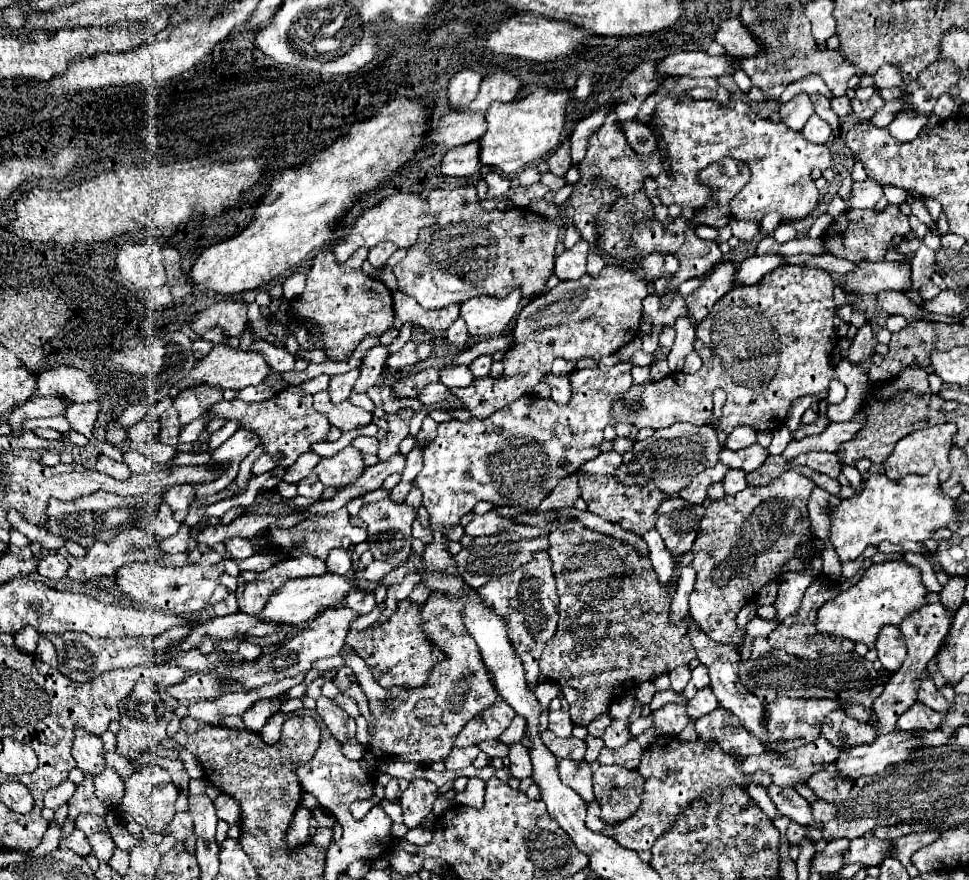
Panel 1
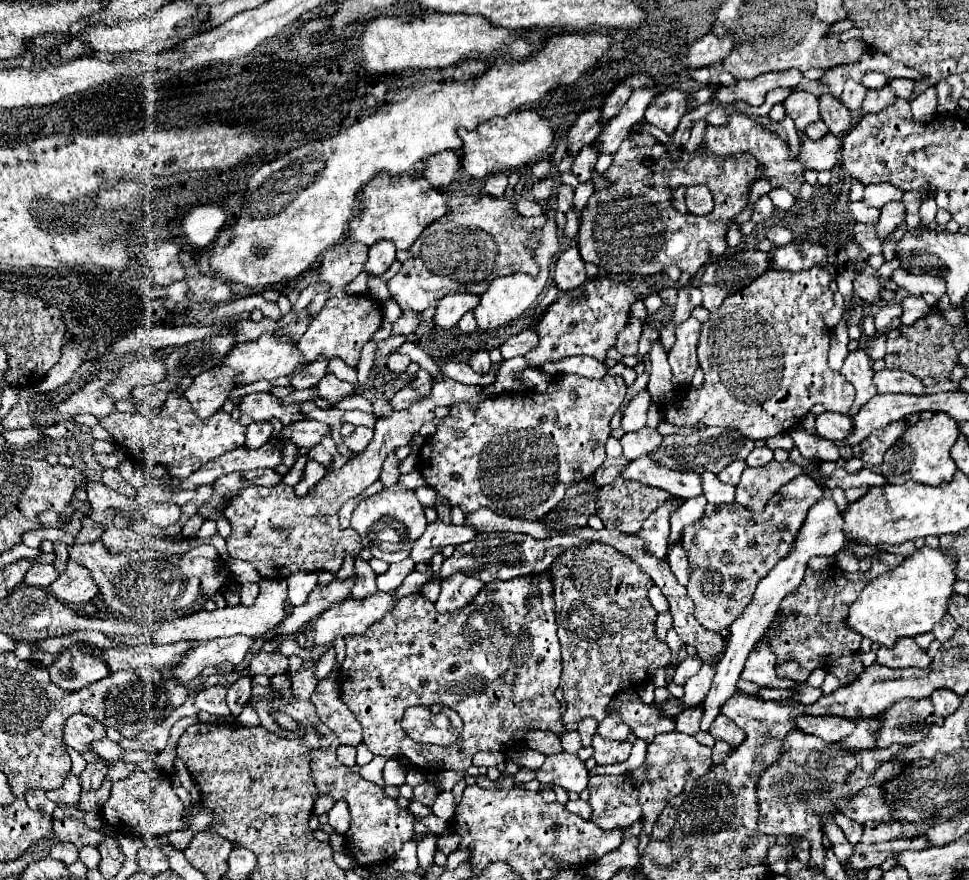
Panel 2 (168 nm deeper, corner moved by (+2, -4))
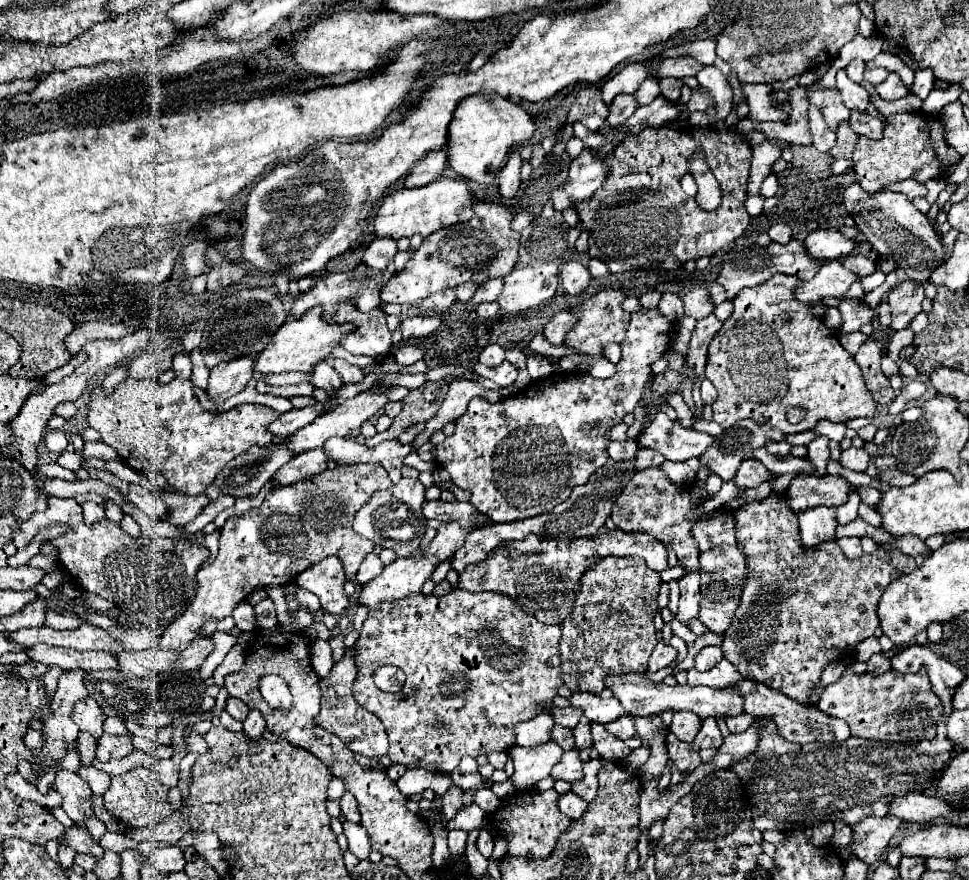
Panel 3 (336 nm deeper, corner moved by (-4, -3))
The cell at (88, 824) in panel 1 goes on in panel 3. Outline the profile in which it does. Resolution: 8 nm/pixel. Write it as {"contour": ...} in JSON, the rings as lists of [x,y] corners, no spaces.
{"contour":[[[72,826],[66,828],[62,838],[58,838],[58,844],[66,844],[70,848],[74,848],[76,852],[84,852],[84,854],[94,854],[96,858],[102,858],[102,846],[90,836],[90,832],[86,832],[86,828],[80,826]]]}

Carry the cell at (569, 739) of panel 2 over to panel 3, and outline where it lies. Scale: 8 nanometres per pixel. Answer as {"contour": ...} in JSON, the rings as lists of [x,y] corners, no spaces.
{"contour":[[[554,726],[554,742],[560,744],[560,748],[564,750],[574,750],[574,734],[570,728],[562,728],[562,726]]]}

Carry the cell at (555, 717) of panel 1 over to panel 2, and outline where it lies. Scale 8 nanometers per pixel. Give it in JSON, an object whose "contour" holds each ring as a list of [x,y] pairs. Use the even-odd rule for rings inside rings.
{"contour":[[[530,579],[492,581],[474,601],[454,613],[436,613],[434,603],[422,593],[402,597],[382,621],[370,625],[366,633],[346,637],[346,659],[340,665],[342,701],[364,727],[364,745],[386,759],[396,755],[406,757],[424,773],[440,773],[446,769],[466,771],[478,751],[502,751],[524,739],[528,729],[554,731],[562,735],[566,729],[560,721],[560,701],[554,697],[562,675],[560,645],[554,621],[554,597],[550,581],[542,579],[540,589],[532,595]],[[414,705],[444,705],[456,709],[464,721],[460,739],[452,745],[424,745],[406,737],[400,721],[408,707]]]}

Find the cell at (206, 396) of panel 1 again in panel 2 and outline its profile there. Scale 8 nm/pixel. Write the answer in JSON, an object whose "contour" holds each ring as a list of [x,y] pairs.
{"contour":[[[214,367],[206,373],[196,375],[194,385],[184,391],[184,397],[190,401],[194,411],[202,419],[206,419],[224,405],[230,391],[234,389],[234,385],[236,385],[236,381],[234,381],[232,369]]]}

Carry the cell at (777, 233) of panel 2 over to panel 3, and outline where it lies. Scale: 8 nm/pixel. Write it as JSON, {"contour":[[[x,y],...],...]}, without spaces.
{"contour":[[[774,224],[770,230],[768,230],[772,242],[778,242],[778,244],[788,244],[792,240],[792,228],[788,224]]]}

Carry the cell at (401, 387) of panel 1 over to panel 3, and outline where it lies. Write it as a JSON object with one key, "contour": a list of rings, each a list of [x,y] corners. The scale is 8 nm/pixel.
{"contour":[[[562,310],[544,326],[542,334],[550,344],[558,346],[558,344],[562,344],[562,340],[564,340],[570,326],[574,326],[574,318],[568,314],[568,310]]]}

